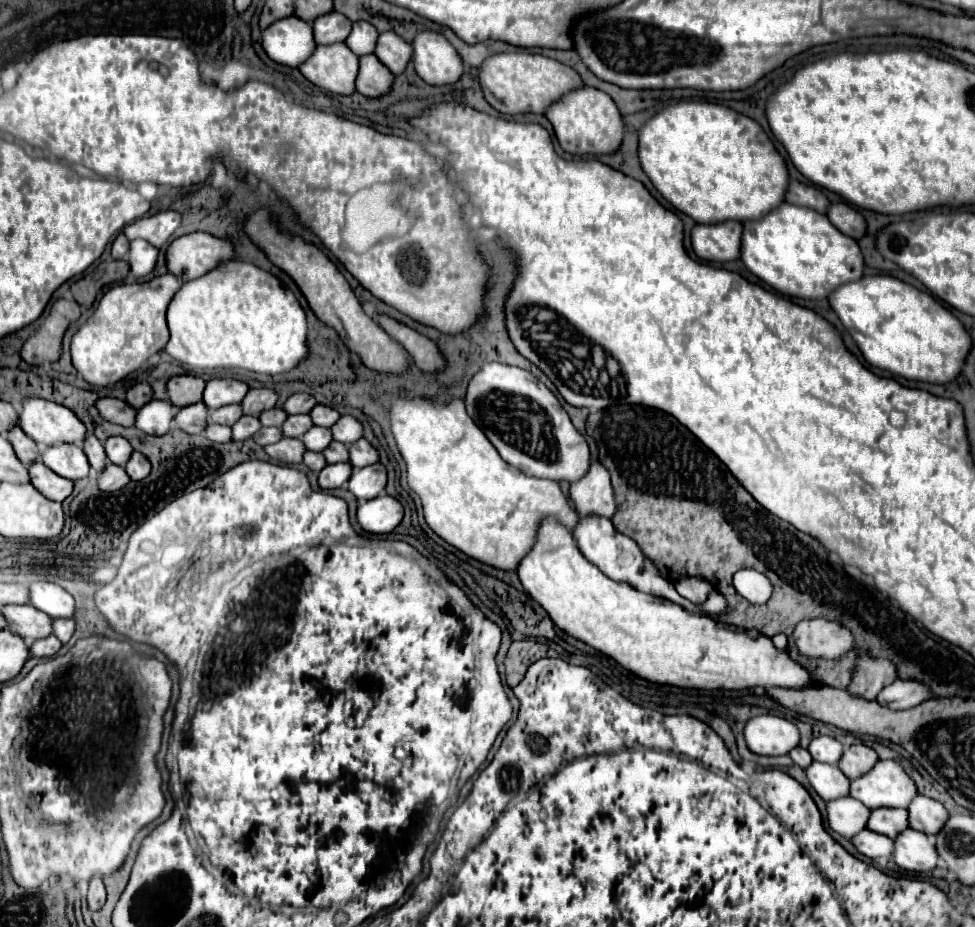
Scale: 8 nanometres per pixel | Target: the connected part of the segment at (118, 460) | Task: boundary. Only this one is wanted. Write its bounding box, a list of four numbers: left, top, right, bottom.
[104,436,132,466]

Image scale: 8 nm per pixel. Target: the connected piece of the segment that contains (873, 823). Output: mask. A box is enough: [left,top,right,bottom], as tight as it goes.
[868,808,908,838]

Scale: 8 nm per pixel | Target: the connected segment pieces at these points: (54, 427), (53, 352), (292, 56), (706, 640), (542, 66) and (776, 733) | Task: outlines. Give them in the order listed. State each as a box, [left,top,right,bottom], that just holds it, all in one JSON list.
[[18,398,86,446],[22,300,80,366],[262,16,316,68],[518,518,814,690],[480,54,584,116],[744,716,800,756]]

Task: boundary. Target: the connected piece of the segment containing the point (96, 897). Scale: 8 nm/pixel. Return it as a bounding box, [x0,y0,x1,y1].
[88,878,106,910]

